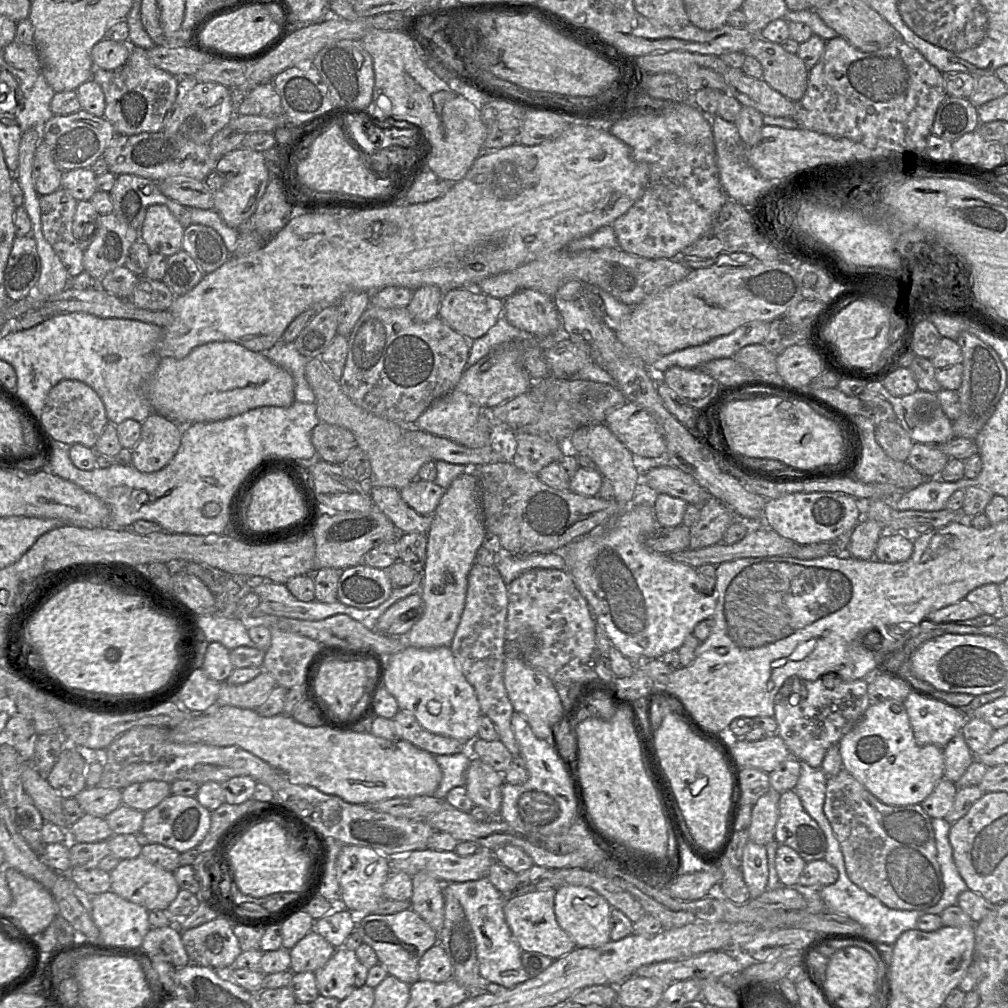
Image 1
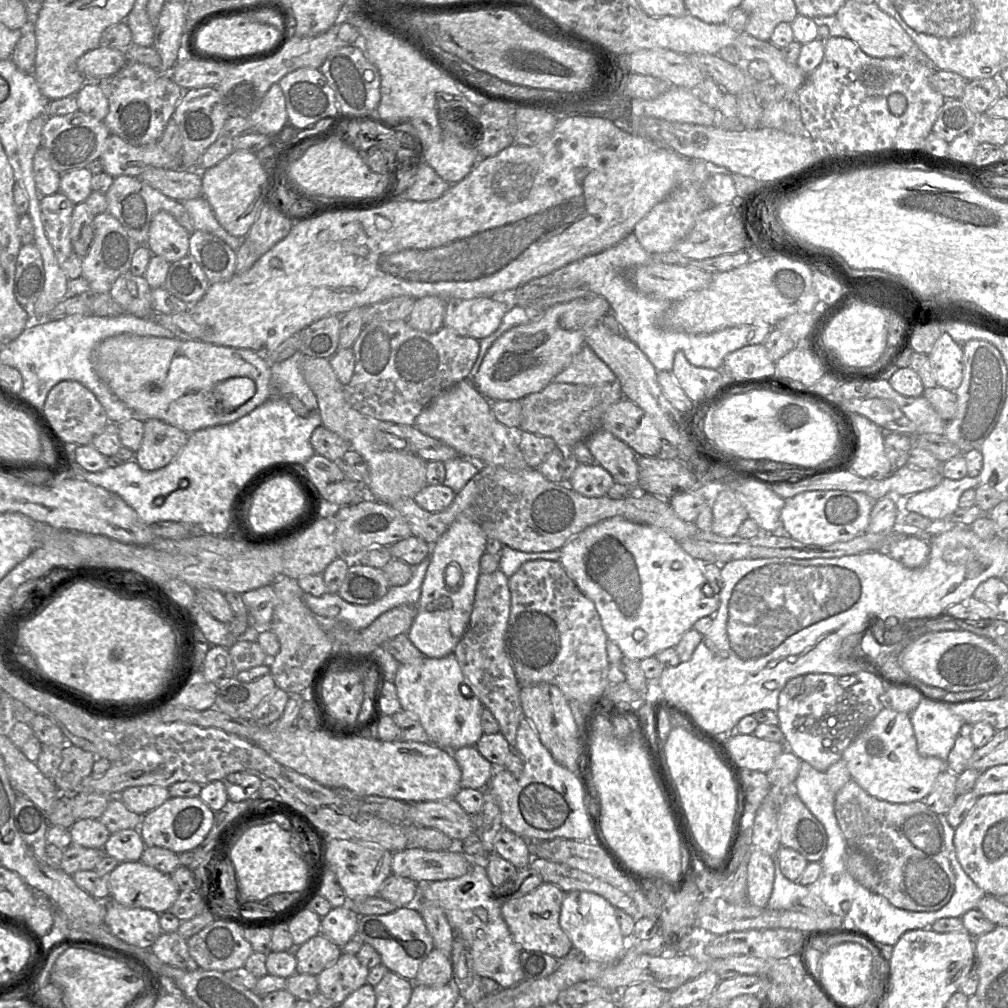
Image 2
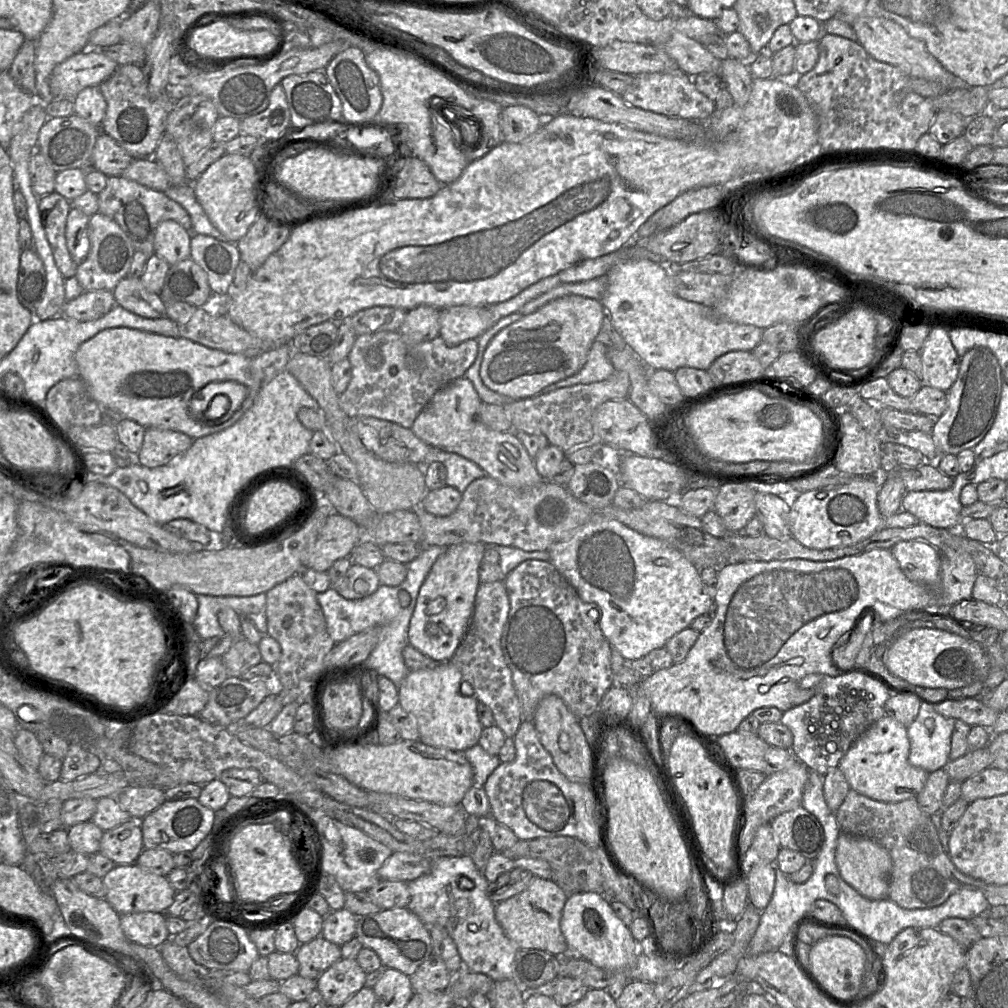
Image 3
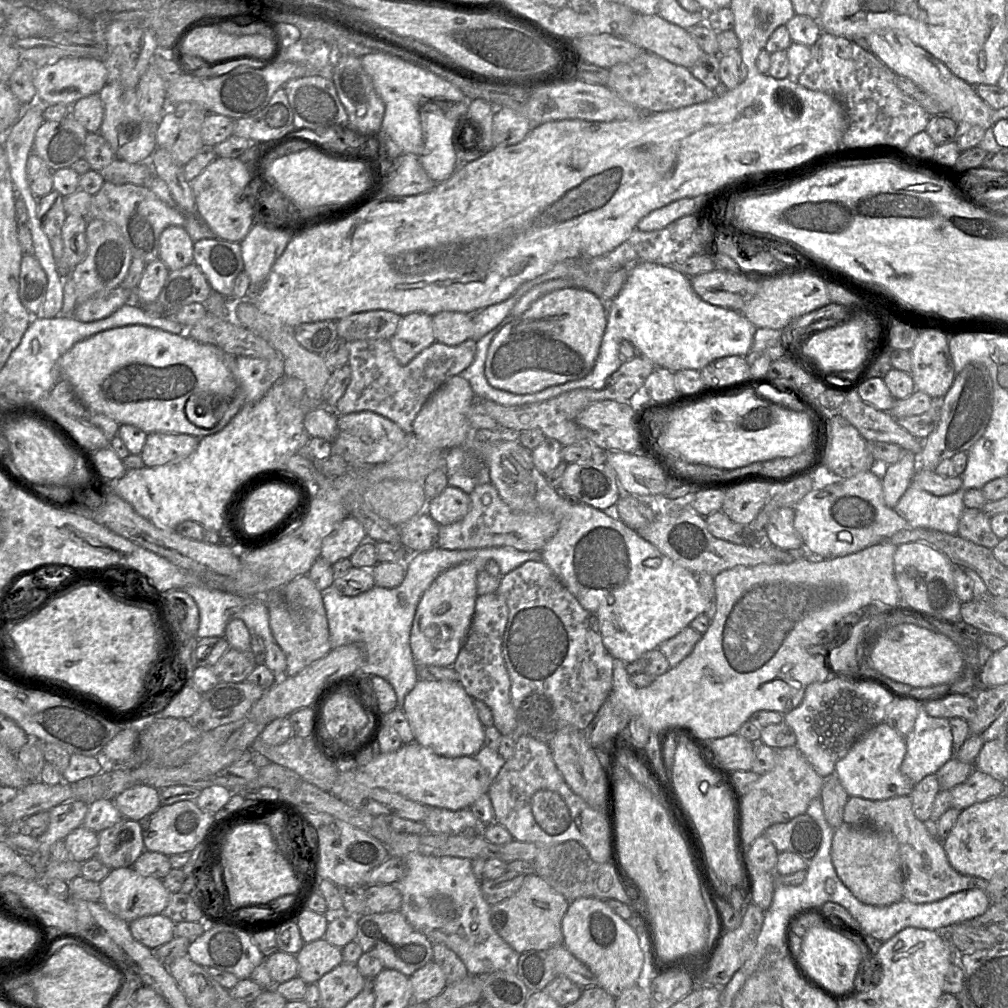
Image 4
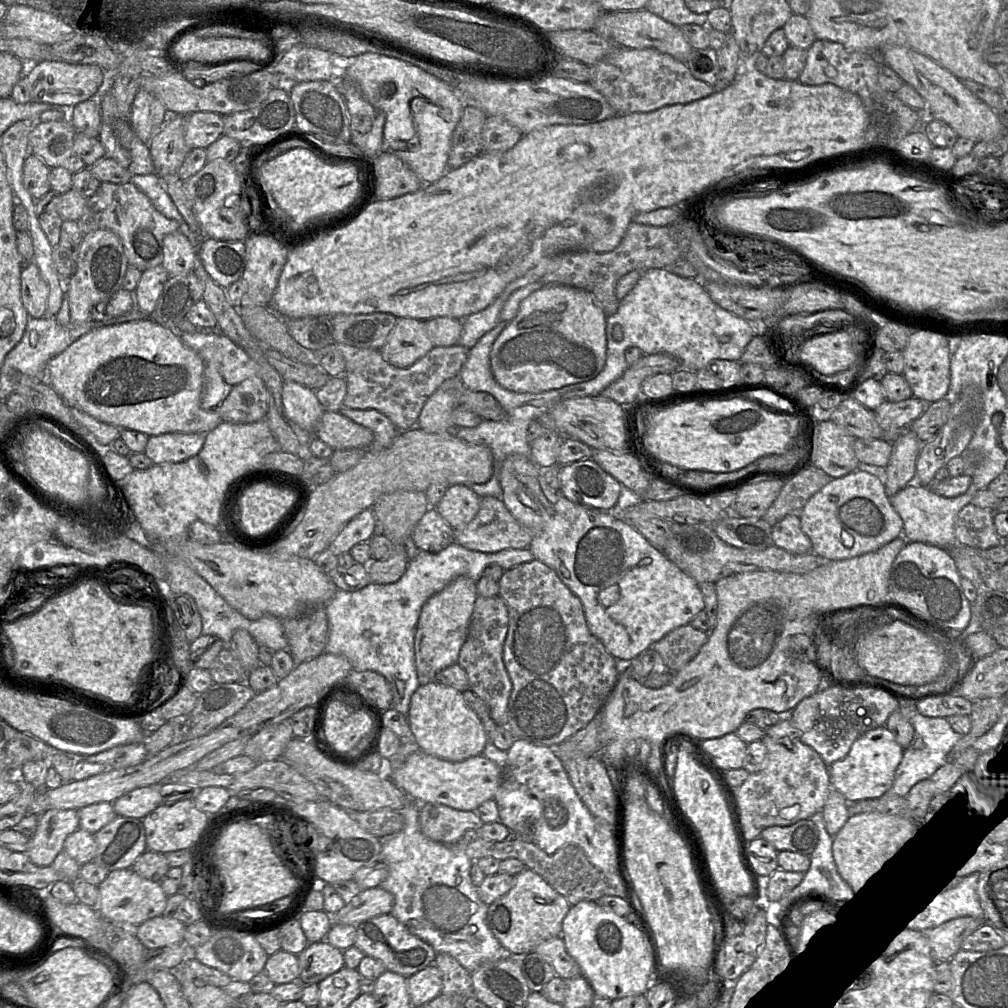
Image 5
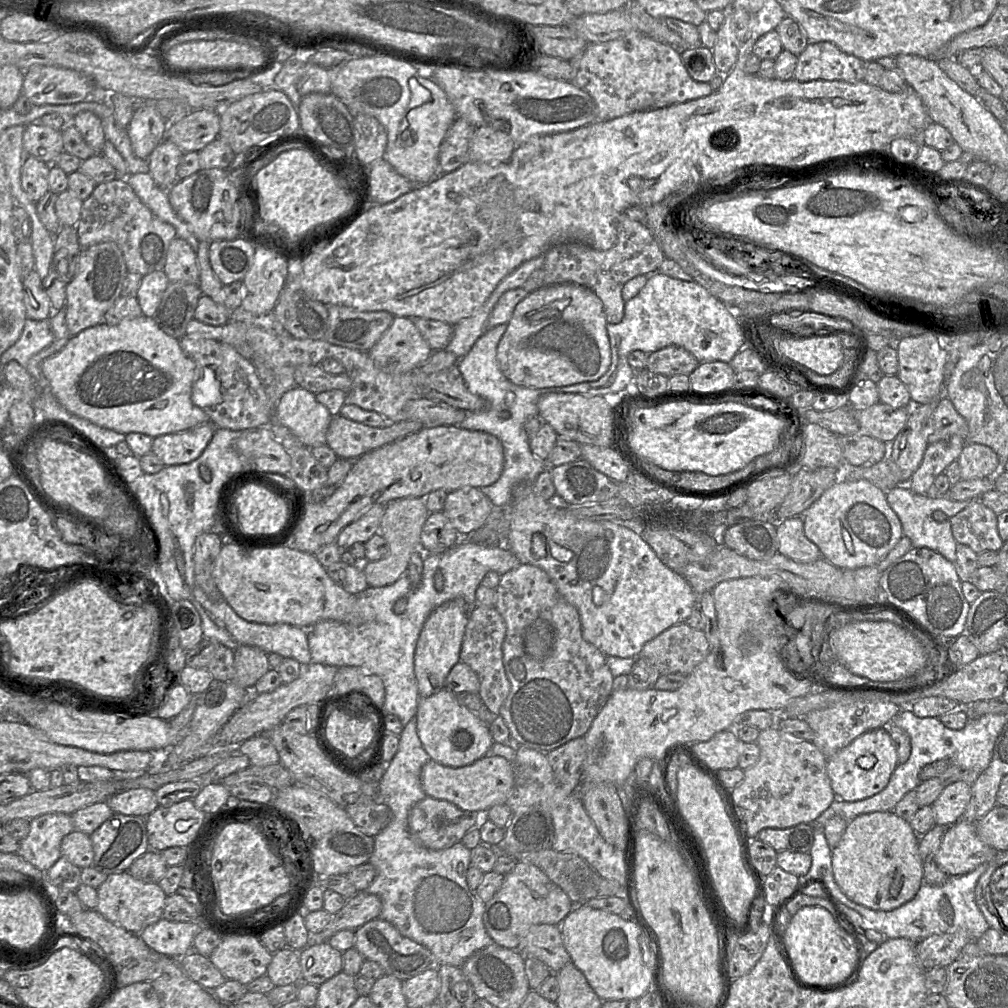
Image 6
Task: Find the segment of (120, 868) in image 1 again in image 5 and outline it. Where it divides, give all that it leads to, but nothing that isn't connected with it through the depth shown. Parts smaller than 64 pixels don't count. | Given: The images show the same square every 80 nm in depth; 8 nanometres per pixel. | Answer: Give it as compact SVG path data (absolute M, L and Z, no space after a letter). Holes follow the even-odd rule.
M132 868L110 871L98 888L97 910L101 916L130 926L138 926L148 919L162 915L168 899L159 881L144 878Z

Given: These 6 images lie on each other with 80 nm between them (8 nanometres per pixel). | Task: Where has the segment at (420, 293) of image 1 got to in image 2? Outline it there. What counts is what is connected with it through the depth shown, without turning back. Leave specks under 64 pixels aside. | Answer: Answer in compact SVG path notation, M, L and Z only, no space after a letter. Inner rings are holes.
M425 296L415 300L406 321L413 329L432 334L444 326L445 308L445 299Z

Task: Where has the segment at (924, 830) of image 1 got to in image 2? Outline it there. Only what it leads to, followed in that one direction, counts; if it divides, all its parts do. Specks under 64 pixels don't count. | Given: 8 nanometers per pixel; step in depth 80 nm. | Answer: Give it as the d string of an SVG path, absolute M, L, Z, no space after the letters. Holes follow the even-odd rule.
M851 779L835 794L834 809L848 848L861 851L875 863L879 882L871 891L907 911L937 911L950 901L955 889L955 875L948 858L943 828L937 814L923 801L883 801L869 795Z

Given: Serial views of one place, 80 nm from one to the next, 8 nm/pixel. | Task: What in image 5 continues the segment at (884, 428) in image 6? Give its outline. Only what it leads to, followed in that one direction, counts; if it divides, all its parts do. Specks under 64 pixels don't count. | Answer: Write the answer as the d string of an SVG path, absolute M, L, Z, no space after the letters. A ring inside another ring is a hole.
M914 396L900 402L885 400L874 412L879 420L890 420L898 428L907 428L924 413L927 404L931 403Z

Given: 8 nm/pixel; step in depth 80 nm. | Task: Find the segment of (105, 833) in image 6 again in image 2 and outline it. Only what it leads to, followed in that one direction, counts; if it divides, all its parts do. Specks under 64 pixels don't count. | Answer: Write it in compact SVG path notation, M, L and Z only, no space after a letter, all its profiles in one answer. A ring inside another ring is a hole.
M125 829L112 833L103 850L119 862L129 862L140 861L145 847L139 829Z

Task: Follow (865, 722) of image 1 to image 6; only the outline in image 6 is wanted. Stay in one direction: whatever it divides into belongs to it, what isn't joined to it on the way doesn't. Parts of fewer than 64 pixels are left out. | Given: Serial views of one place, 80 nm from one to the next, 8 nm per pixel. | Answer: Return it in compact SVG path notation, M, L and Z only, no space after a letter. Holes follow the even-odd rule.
M886 727L867 731L827 757L827 774L836 798L857 801L881 792L898 765L898 755Z

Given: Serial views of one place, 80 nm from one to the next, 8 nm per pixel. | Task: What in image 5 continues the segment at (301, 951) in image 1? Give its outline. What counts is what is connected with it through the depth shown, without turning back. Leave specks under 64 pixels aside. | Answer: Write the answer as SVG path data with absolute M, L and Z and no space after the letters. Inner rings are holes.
M326 939L310 942L298 955L299 981L303 984L319 983L345 966L343 951Z

